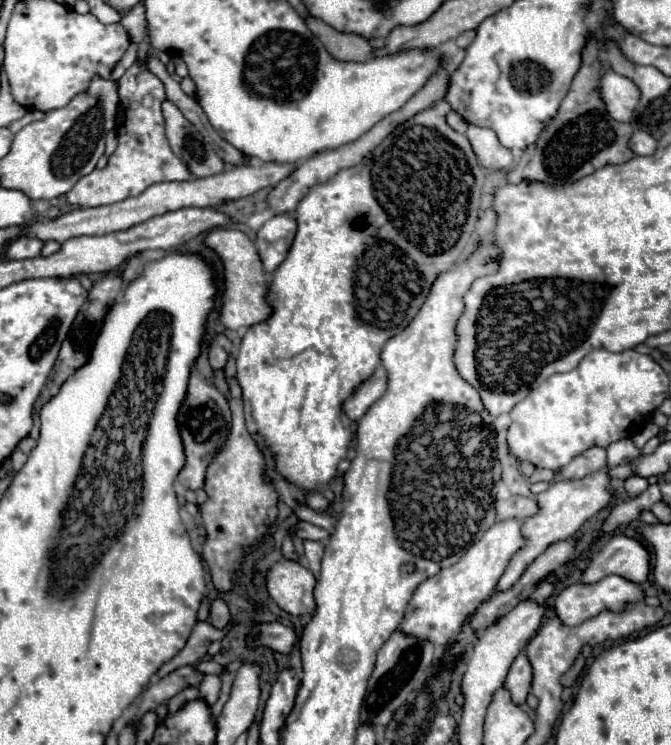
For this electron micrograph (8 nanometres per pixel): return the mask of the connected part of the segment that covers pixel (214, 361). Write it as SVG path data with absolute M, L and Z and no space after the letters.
M219 334L213 342L211 342L211 348L209 348L209 362L211 362L211 368L213 370L223 370L225 364L227 364L227 358L233 350L233 344L231 340L225 336L225 334Z

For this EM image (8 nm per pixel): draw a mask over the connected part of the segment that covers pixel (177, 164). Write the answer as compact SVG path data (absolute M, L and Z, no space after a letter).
M133 64L123 78L119 80L119 110L117 110L117 134L119 146L109 156L109 164L103 170L93 170L83 176L69 192L67 200L73 206L105 206L115 204L131 196L139 196L145 188L157 182L173 182L173 180L191 180L193 174L185 164L171 152L167 136L165 136L165 120L161 114L161 102L165 100L163 82L153 76L145 64Z

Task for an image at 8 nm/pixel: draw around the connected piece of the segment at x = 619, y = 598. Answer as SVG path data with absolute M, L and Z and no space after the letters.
M607 576L595 584L573 584L567 586L555 600L555 612L567 626L577 626L589 620L589 616L597 616L605 608L621 608L625 600L643 600L643 590L621 578Z

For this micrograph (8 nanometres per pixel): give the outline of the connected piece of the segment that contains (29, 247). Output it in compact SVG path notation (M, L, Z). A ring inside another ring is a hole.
M21 236L21 238L17 238L15 242L11 242L11 246L9 246L9 250L5 252L5 256L7 256L9 260L35 258L35 256L39 256L39 252L41 252L43 246L45 246L43 240L37 240L37 238L33 238L33 236Z

